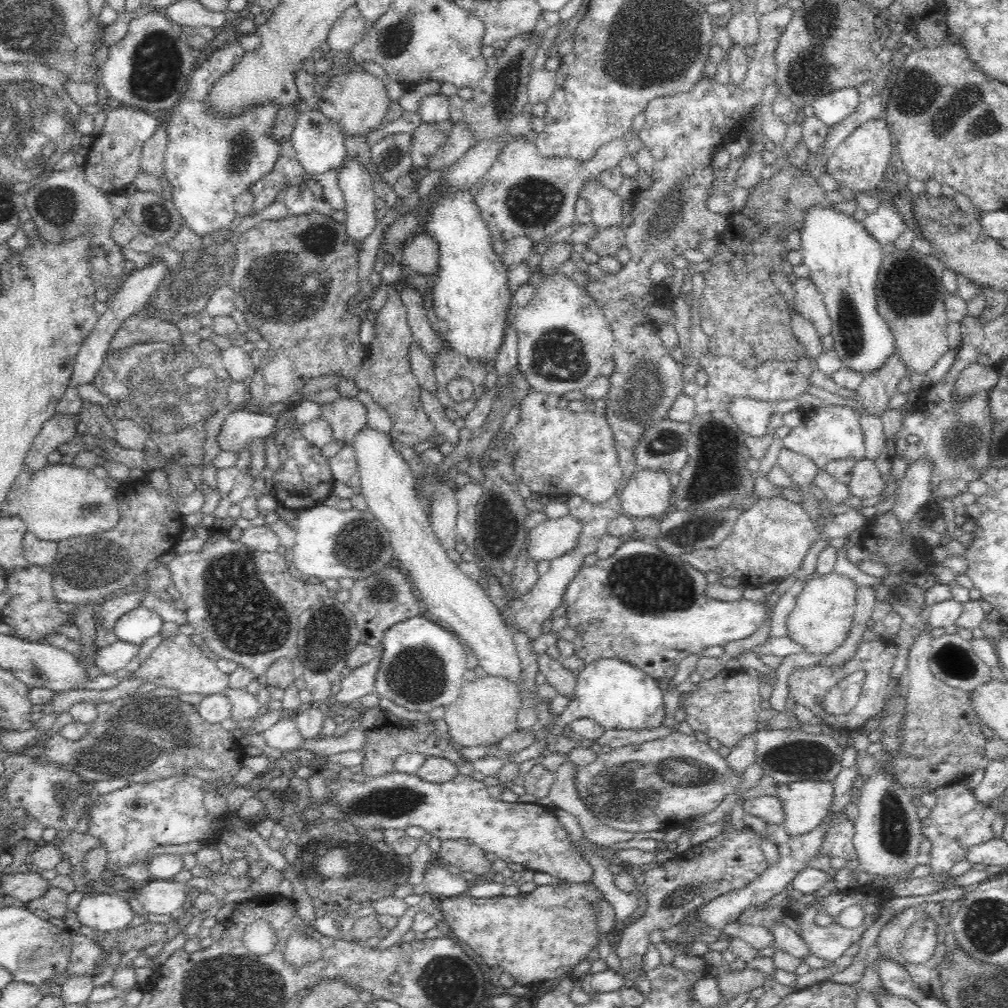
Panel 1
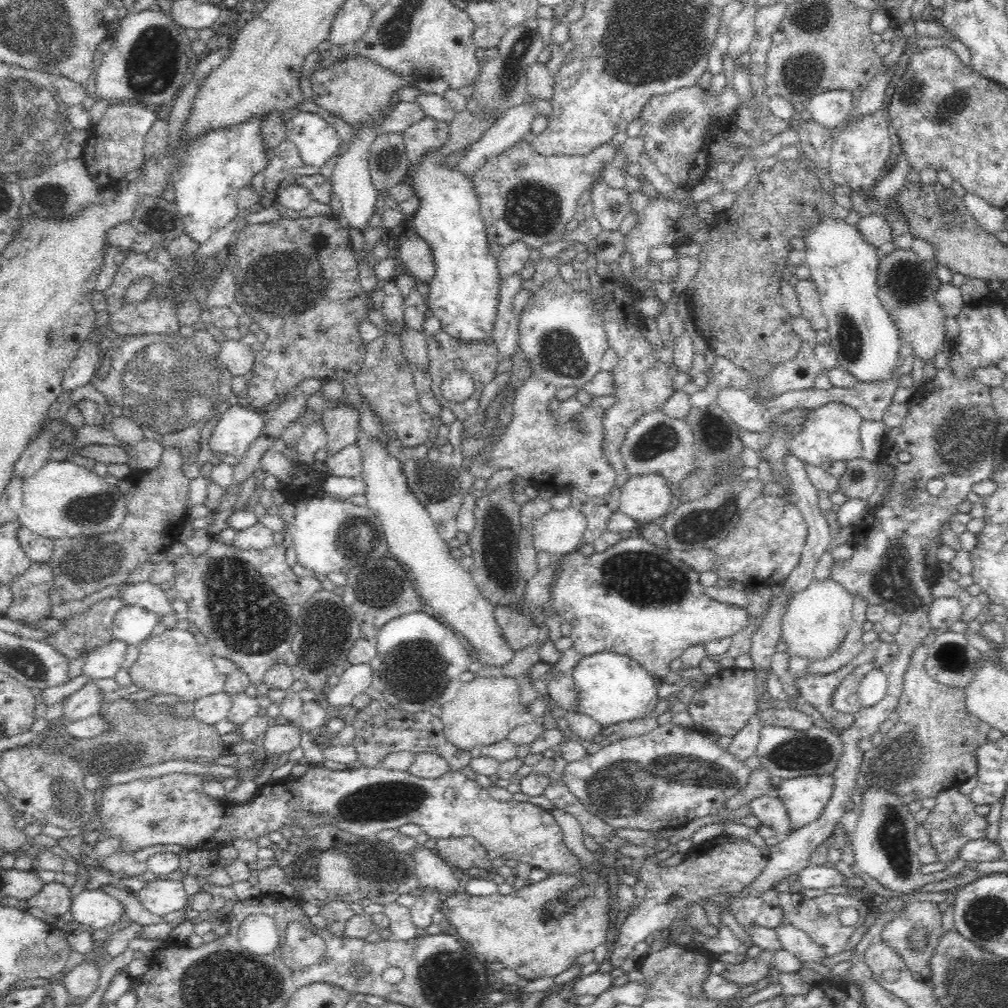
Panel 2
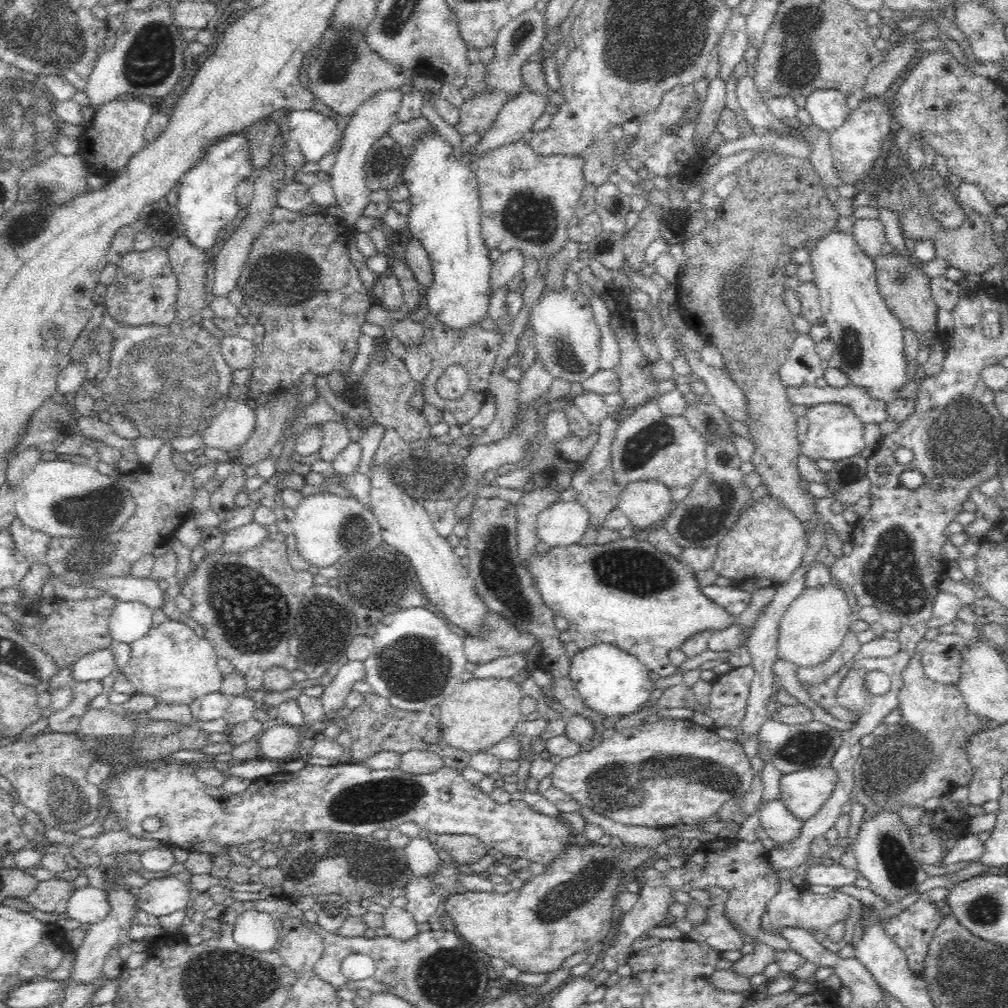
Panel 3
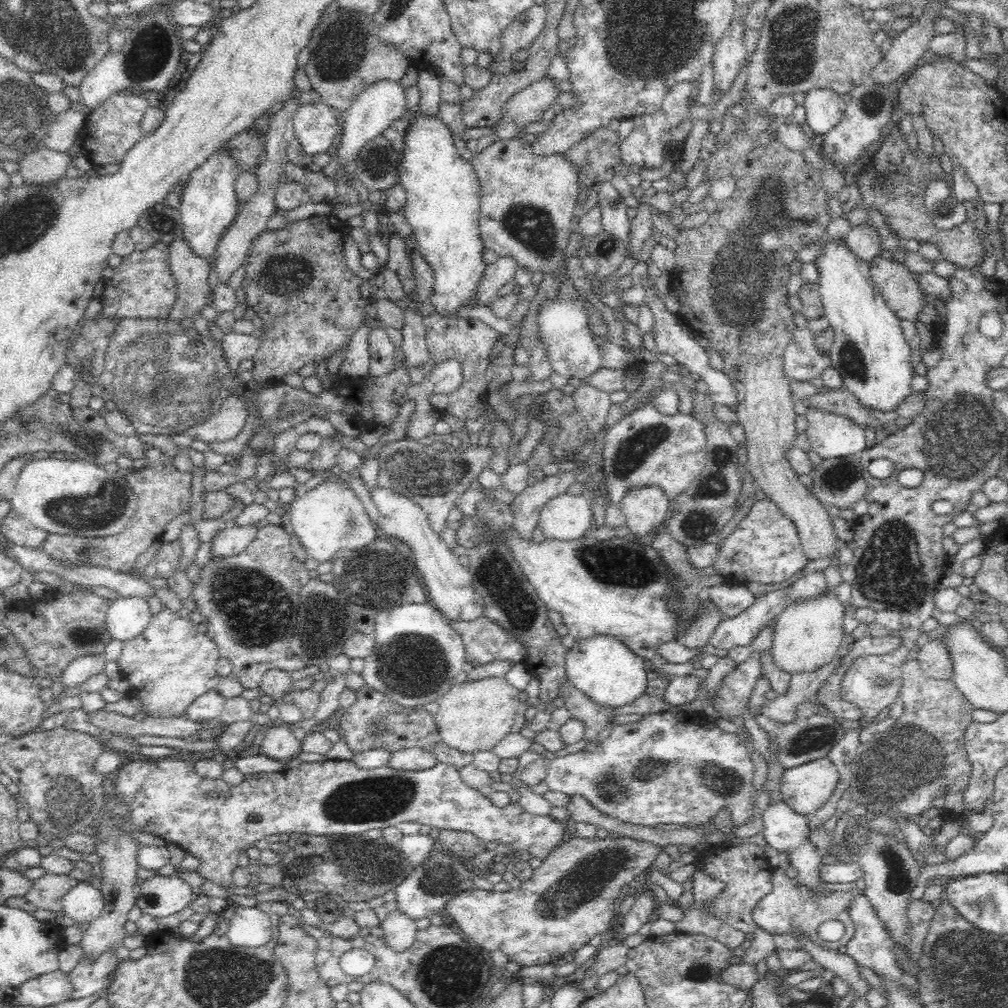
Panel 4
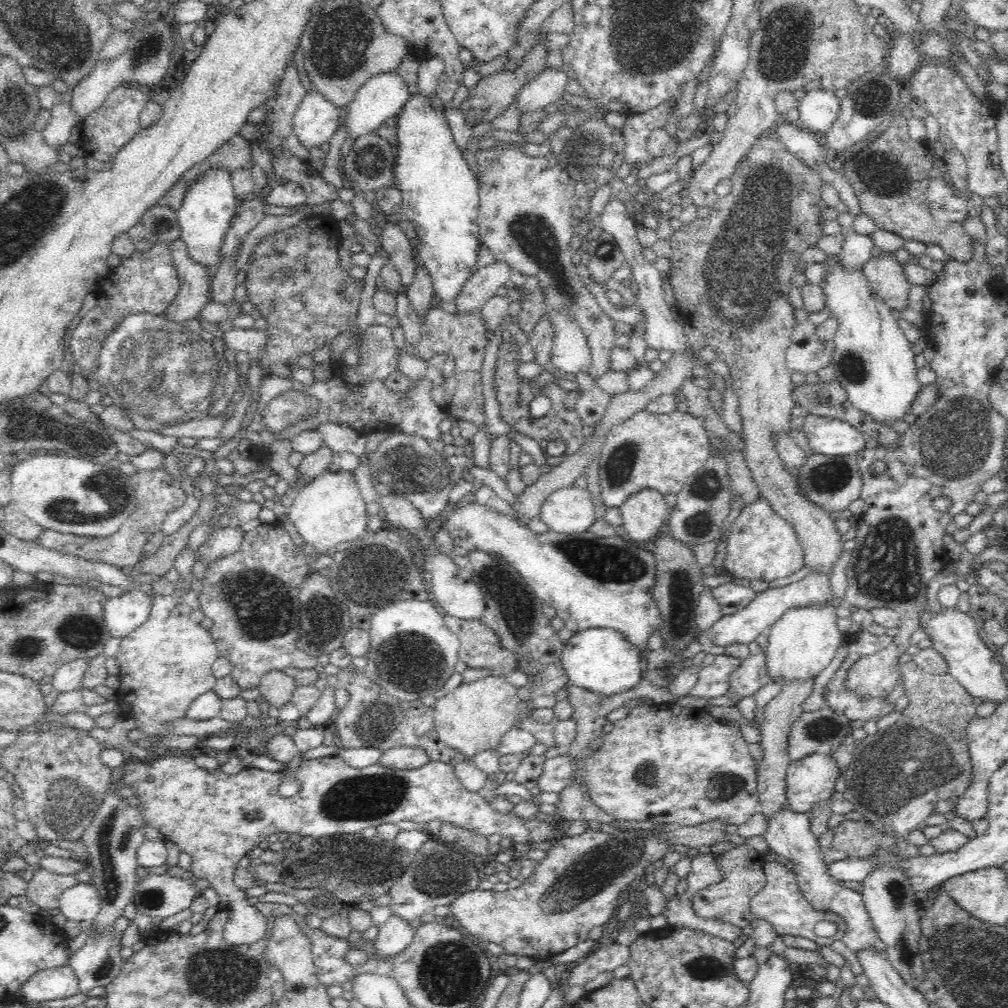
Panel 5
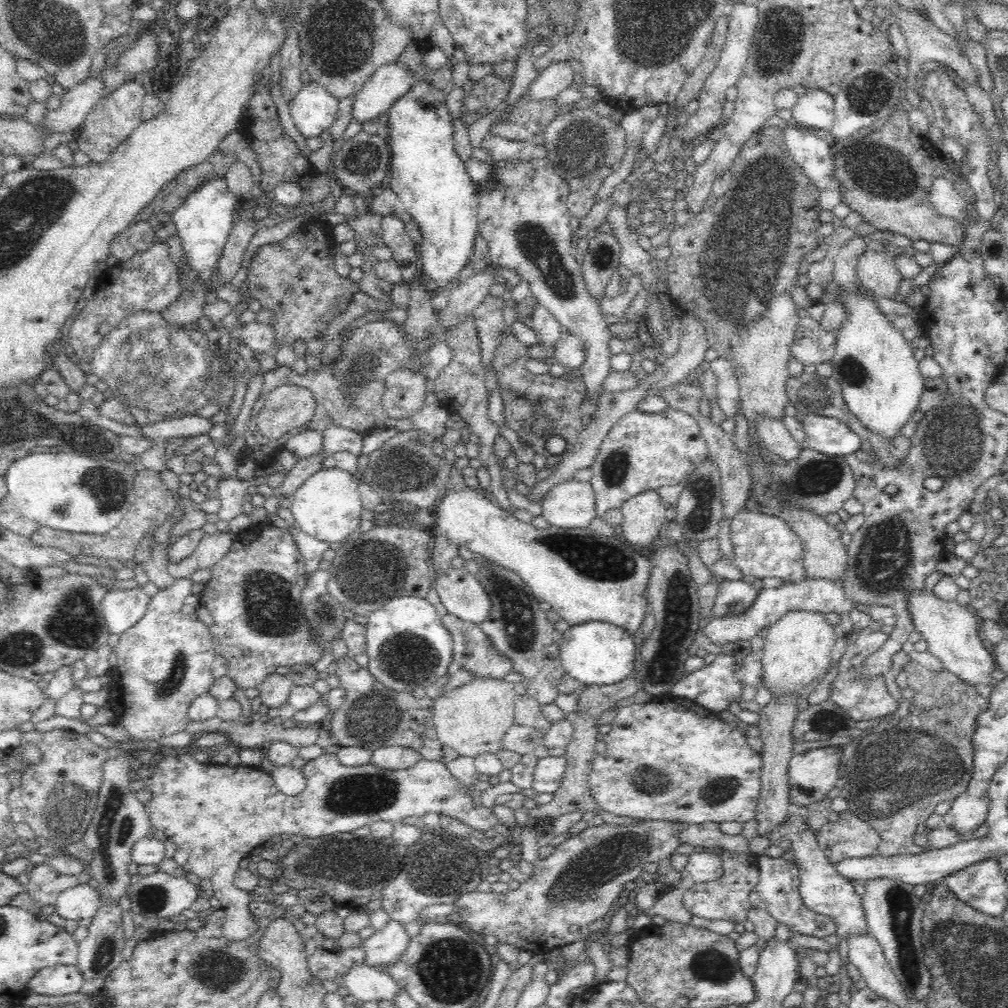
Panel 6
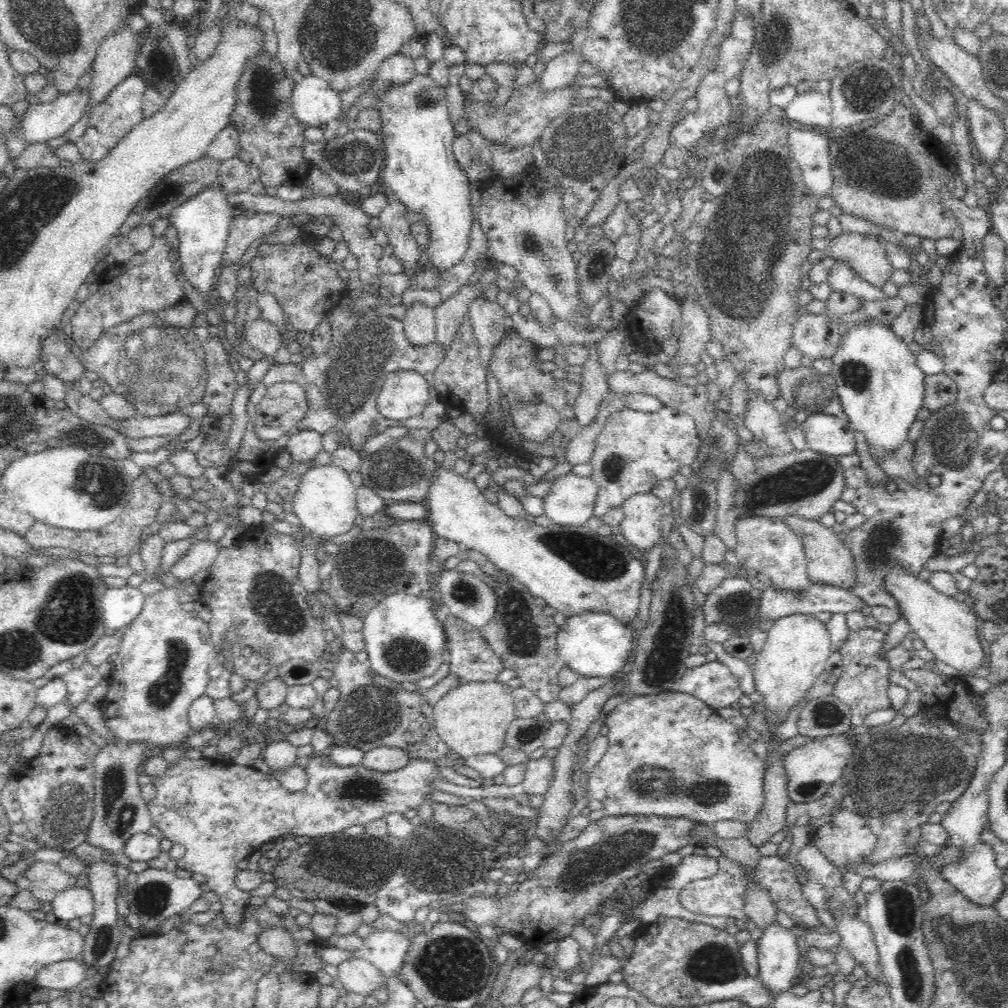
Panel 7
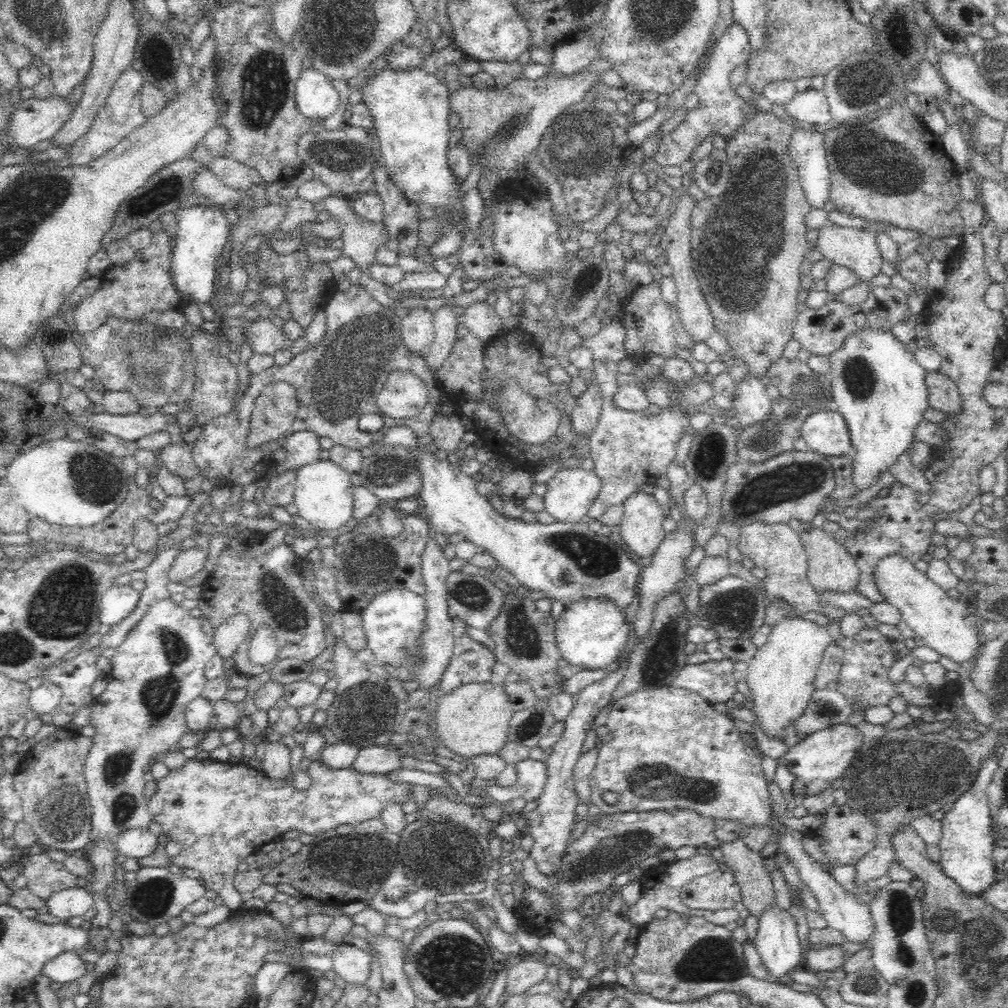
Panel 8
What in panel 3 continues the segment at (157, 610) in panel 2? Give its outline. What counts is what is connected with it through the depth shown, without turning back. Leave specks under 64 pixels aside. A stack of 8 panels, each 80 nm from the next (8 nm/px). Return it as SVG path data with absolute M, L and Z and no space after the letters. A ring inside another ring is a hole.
M126 576L126 578L95 580L92 587L122 602L140 602L153 612L163 609L167 599L157 582L150 578L138 579Z

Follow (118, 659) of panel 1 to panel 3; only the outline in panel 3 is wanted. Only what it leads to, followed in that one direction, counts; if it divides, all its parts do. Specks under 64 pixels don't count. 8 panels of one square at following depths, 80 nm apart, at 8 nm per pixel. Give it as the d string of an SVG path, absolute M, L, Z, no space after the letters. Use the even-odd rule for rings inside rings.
M112 647L100 648L82 658L79 658L72 672L73 682L81 684L90 680L103 681L118 669Z

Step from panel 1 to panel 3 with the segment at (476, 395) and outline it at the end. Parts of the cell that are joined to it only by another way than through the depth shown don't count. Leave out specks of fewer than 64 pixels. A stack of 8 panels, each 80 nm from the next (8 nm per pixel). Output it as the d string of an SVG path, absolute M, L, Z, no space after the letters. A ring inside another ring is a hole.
M438 323L433 329L425 329L425 347L430 357L431 369L423 382L425 390L424 402L432 404L439 411L449 410L454 414L459 425L468 423L471 418L478 414L480 407L484 404L492 386L497 383L493 368L501 344L501 337L493 330L484 329L482 326L472 327L471 329L450 330L442 323ZM452 365L458 365L464 368L469 374L470 386L466 394L459 399L443 399L437 392L437 382L442 373Z

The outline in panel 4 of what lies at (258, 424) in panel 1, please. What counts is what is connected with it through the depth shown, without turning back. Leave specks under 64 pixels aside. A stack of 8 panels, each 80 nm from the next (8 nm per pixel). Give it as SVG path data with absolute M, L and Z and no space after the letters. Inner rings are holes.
M228 395L220 410L202 424L194 425L186 433L195 440L208 444L225 443L234 440L246 426L250 408L238 395Z

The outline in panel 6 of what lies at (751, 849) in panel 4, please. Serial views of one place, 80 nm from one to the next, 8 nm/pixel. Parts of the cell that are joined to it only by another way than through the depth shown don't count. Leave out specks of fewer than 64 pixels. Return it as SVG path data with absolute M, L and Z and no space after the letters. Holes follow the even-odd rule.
M750 850L748 852L723 851L720 855L722 876L718 880L700 883L689 888L685 892L683 902L694 916L706 920L723 920L734 924L744 924L748 920L748 911L751 909L749 896L760 882L759 855Z

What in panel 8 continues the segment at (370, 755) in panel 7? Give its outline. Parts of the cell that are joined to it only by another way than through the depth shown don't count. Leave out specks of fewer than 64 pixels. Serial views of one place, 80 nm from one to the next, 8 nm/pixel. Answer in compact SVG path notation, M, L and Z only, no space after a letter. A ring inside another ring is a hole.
M369 746L359 749L357 757L353 757L353 769L366 774L388 774L402 767L401 748L388 746Z

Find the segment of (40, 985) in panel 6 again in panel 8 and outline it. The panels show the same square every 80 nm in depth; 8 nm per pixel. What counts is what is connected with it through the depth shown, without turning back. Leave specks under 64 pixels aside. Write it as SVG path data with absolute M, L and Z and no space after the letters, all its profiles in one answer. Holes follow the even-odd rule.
M62 953L46 963L40 974L44 975L50 984L65 985L78 982L86 972L86 965L80 959L80 953Z

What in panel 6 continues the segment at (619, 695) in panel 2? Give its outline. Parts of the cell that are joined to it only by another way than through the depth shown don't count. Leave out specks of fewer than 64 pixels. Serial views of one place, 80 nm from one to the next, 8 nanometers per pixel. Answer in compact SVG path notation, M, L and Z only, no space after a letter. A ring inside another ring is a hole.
M586 622L572 626L563 634L559 648L561 666L566 675L576 679L580 686L614 686L633 678L639 667L639 649L632 635L612 624Z

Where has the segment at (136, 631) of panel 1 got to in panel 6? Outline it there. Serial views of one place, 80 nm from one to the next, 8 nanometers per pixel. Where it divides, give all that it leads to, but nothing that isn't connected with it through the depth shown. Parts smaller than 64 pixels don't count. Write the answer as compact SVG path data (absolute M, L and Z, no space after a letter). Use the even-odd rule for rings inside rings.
M140 586L133 590L124 590L123 592L107 592L101 605L101 612L110 634L118 634L120 636L129 628L134 628L146 616L150 600L151 596L146 595Z

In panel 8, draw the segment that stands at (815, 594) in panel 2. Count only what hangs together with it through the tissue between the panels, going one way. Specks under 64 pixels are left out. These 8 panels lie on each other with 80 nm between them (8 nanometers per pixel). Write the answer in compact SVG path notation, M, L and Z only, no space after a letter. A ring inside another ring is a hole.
M801 614L784 618L772 627L768 640L757 649L748 662L747 685L753 699L749 707L759 722L759 727L770 738L782 738L782 728L795 722L815 691L813 683L820 670L823 652L832 643L826 627L816 624Z

